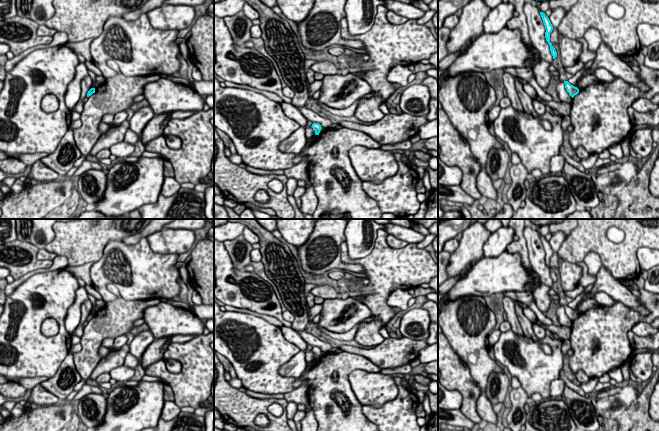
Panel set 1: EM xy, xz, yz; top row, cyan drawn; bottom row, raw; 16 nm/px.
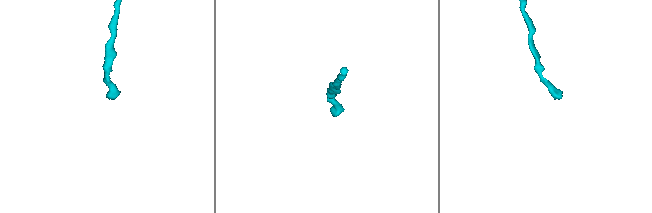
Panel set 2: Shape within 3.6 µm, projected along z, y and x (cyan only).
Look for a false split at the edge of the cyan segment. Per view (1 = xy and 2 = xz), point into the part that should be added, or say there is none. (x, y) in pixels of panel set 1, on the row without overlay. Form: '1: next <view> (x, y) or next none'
1: next none
2: next none

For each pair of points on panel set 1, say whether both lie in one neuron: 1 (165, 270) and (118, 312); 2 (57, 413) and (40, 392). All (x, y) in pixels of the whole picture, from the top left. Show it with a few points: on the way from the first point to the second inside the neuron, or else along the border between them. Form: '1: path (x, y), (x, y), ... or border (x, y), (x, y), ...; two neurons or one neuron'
1: border (113, 285), (124, 299), (144, 300), (153, 298); two neurons
2: border (59, 402), (53, 405), (38, 407); two neurons

